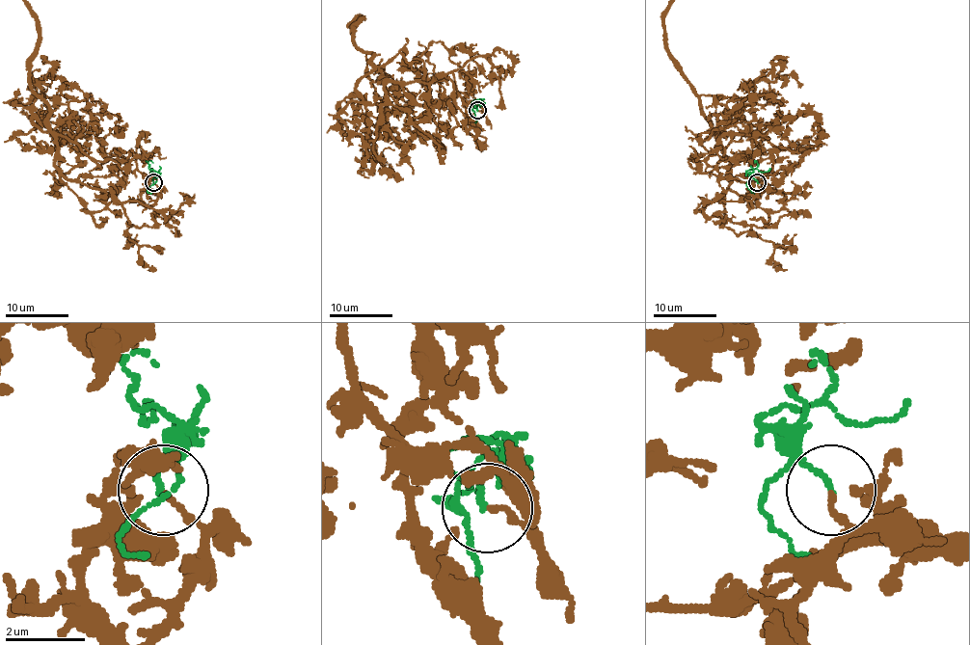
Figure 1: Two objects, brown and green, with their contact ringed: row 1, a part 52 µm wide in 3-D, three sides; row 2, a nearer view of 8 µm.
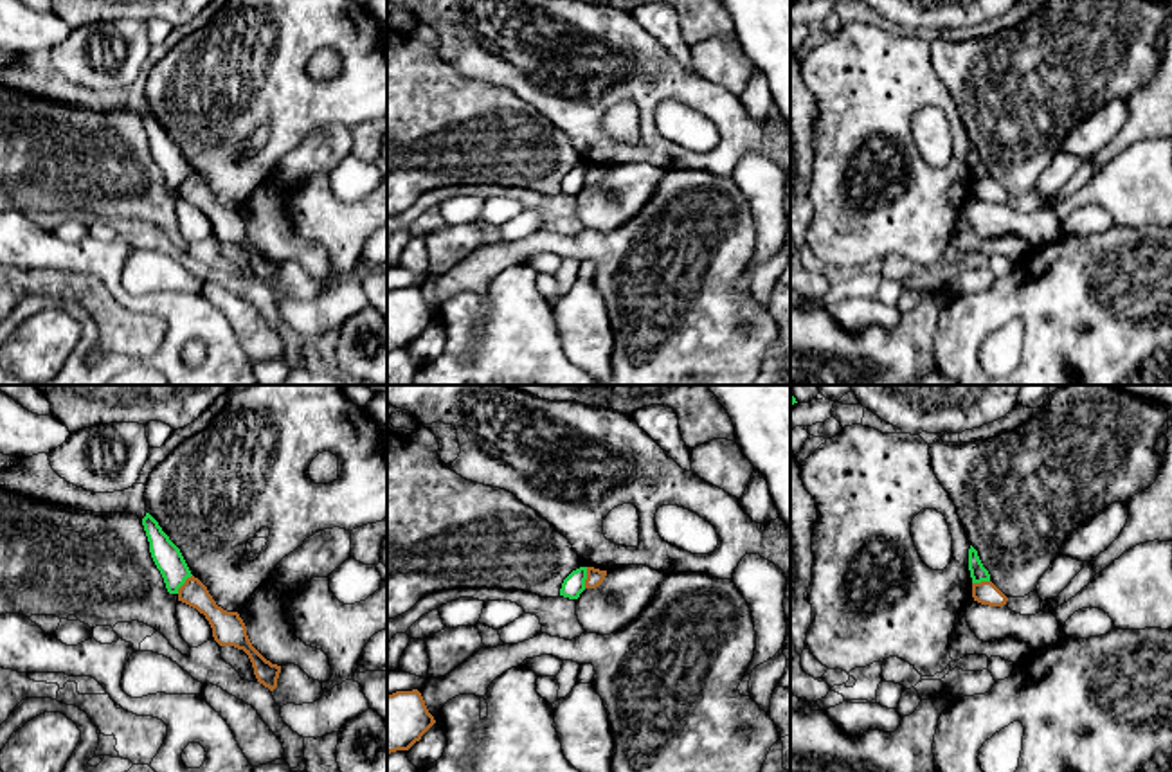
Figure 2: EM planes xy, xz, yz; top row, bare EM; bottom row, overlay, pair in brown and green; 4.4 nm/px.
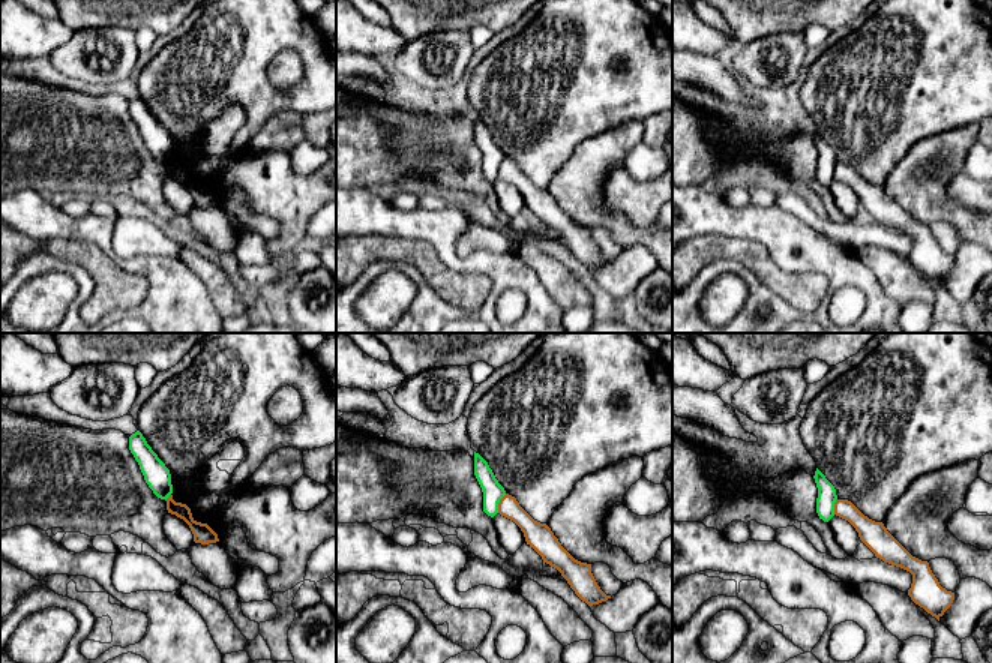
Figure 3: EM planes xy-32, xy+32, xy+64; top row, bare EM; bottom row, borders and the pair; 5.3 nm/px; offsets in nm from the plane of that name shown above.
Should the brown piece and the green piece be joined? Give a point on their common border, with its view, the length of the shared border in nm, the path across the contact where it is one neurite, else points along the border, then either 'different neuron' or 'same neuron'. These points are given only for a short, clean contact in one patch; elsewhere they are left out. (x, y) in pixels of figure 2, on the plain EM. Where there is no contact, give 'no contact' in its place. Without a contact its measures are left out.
contact xz (587, 175); length 100 nm; border xz (587, 164), (584, 184); different neuron

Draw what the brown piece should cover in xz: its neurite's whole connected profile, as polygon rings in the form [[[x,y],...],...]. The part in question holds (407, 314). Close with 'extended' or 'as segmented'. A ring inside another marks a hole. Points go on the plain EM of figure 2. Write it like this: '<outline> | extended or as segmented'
[[[418,286],[387,292],[387,351],[409,347],[434,320]]] | as segmented

